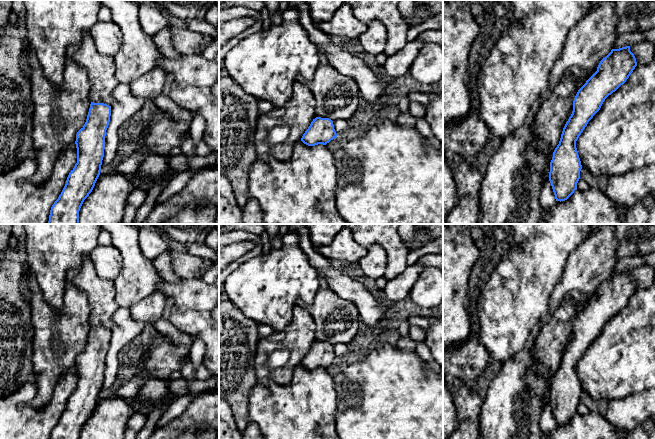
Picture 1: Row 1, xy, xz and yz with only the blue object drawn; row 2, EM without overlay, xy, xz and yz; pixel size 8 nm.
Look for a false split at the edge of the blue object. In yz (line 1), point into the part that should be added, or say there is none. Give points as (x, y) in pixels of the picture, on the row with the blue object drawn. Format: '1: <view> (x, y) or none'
1: yz (548, 124)

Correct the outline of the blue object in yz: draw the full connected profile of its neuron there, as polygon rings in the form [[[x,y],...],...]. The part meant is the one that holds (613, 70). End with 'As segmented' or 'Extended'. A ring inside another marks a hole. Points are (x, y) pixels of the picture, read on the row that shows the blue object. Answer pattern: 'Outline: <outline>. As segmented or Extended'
Outline: [[[626,46],[612,49],[591,72],[571,67],[535,115],[531,128],[533,141],[529,143],[528,149],[536,151],[537,140],[548,144],[546,154],[549,164],[542,170],[541,185],[543,188],[547,181],[551,183],[556,201],[567,200],[577,190],[582,165],[576,141],[605,99],[626,82],[636,66],[636,58],[630,51],[630,46]]]. Extended

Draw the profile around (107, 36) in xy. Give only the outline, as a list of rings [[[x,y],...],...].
[[[98,21],[89,32],[99,53],[114,57],[122,44],[122,33],[119,26],[111,21]]]

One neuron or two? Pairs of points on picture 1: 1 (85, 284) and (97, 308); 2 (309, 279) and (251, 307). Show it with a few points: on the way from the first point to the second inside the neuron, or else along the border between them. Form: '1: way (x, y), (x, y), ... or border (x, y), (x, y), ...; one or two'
1: way (91, 290), (97, 296), (97, 302); one
2: way (295, 281), (276, 282), (265, 293); one

